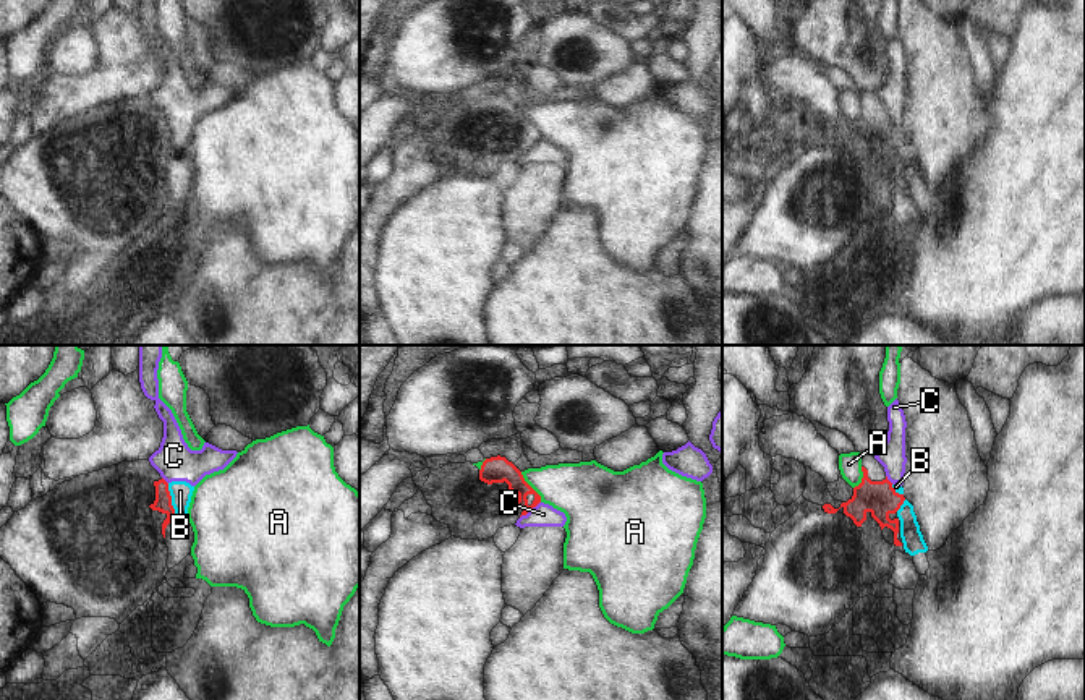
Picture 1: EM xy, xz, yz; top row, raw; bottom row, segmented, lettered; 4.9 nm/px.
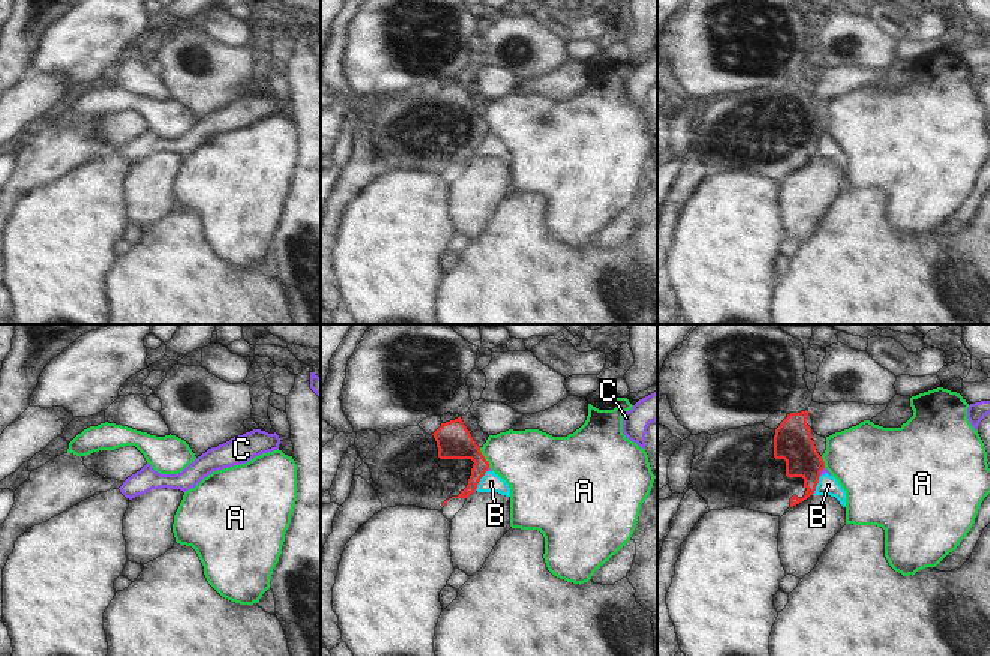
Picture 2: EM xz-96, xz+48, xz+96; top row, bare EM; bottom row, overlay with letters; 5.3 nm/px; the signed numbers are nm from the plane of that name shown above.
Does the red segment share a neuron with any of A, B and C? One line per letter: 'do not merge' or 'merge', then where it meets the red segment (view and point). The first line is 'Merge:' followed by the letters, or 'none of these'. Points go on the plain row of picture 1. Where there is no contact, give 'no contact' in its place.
Merge: none of these
A: do not merge; contact xz (530, 123)
B: do not merge; contact xy (170, 136)
C: do not merge; contact xz (530, 146)

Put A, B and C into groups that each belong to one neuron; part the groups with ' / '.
A / B C

